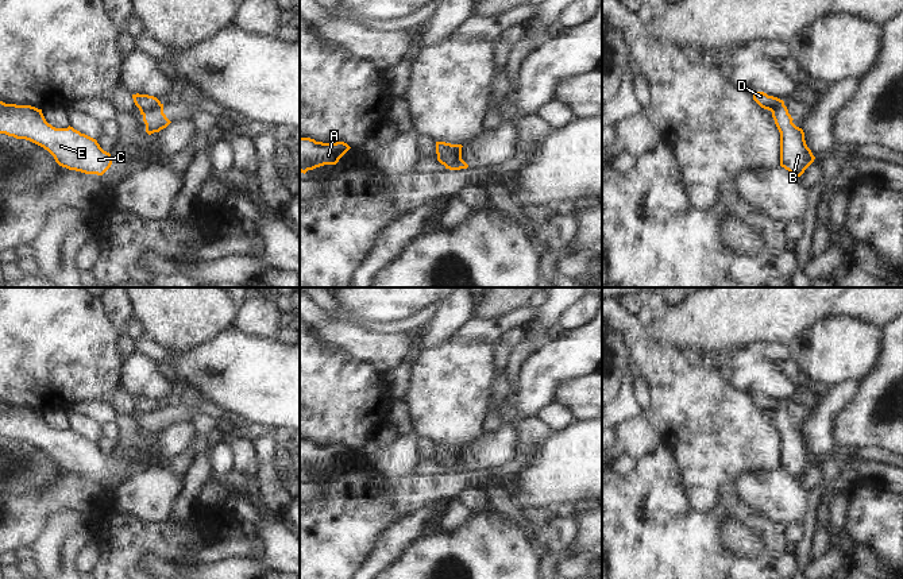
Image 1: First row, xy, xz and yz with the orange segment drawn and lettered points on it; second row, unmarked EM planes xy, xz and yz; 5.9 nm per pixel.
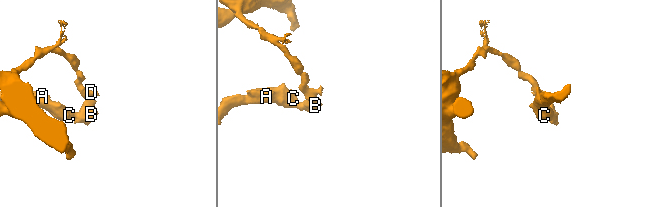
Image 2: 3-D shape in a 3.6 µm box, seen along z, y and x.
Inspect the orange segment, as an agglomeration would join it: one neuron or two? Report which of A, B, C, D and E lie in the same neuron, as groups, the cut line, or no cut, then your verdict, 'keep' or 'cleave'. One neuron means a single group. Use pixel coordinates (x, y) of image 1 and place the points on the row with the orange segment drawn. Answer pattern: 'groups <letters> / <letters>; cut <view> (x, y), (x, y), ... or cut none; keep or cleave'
groups A B C E / D; cut xy (161, 104), (149, 108), (143, 115); cleave

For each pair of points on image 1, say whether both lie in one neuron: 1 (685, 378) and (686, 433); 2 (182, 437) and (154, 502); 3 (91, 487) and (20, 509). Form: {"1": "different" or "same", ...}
{"1": "same", "2": "different", "3": "same"}

